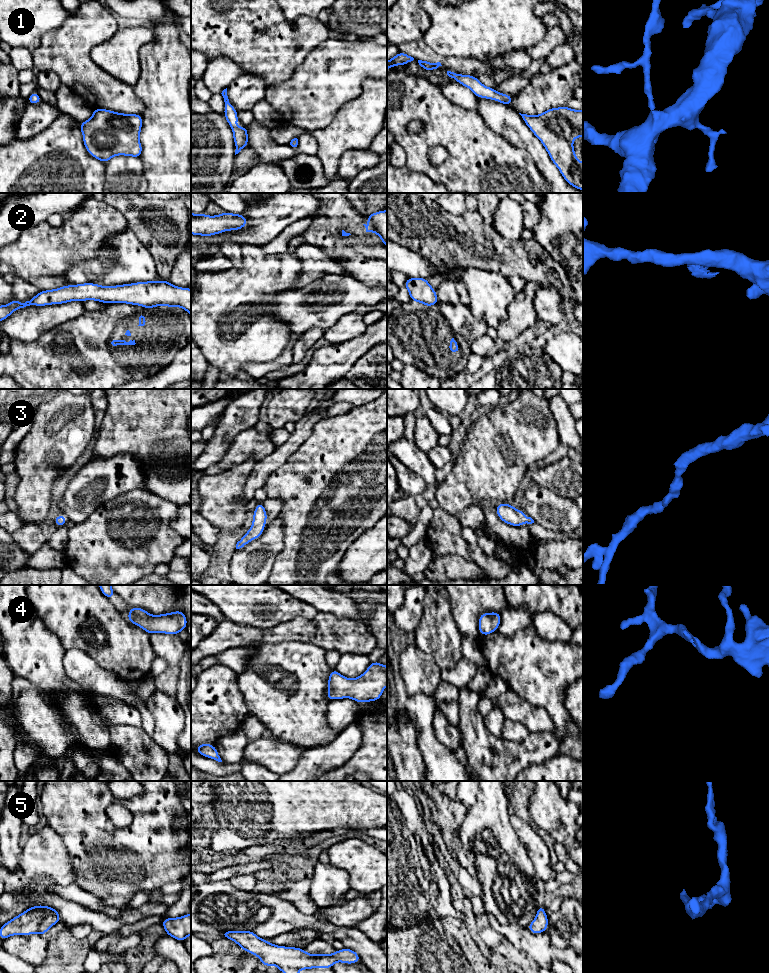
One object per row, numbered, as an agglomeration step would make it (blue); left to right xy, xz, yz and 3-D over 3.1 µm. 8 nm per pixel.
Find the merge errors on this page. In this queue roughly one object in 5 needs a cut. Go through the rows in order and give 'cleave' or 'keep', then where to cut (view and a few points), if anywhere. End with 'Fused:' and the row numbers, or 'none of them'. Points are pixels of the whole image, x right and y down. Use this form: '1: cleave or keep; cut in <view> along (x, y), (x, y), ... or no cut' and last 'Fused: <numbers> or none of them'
1: keep; no cut
2: cleave; cut in xy along (153, 306), (146, 307)
3: keep; no cut
4: keep; no cut
5: keep; no cut
Fused: 2

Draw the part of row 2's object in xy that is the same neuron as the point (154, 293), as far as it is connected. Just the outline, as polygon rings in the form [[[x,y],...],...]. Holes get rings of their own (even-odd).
[[[168,280],[135,282],[115,286],[102,286],[94,283],[66,285],[39,293],[25,303],[16,299],[0,306],[0,321],[5,320],[15,310],[26,306],[46,306],[70,301],[95,300],[107,304],[126,303],[143,307],[180,307],[191,317],[191,289],[174,286]]]

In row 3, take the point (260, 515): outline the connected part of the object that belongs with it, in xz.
[[[257,503],[253,512],[253,522],[247,533],[237,542],[236,549],[240,549],[254,539],[259,538],[267,521],[267,512],[263,503]]]

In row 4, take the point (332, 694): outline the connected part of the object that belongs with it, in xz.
[[[379,661],[370,663],[368,669],[357,678],[346,678],[332,669],[328,678],[327,698],[331,700],[351,698],[357,703],[381,699],[387,686],[387,666]]]

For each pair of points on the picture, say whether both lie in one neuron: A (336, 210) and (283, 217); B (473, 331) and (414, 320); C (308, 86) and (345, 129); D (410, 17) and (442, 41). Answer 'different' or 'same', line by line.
A: different
B: same
C: different
D: different

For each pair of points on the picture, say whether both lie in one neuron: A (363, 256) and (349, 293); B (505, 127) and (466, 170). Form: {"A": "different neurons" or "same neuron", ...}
{"A": "different neurons", "B": "different neurons"}

